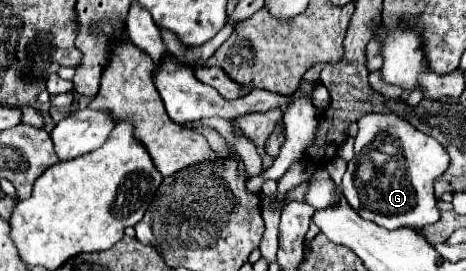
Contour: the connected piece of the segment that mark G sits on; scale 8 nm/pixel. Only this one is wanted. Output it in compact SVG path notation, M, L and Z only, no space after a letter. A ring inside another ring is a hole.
M367 114L359 122L359 134L355 138L355 156L349 160L347 172L341 182L341 192L347 200L347 204L363 216L363 220L375 222L387 230L397 230L401 226L429 226L439 220L439 208L437 208L437 198L433 194L433 182L439 178L447 166L449 166L449 156L445 148L431 136L425 136L411 128L407 120L395 116L395 114ZM371 150L385 152L387 156L369 156Z

